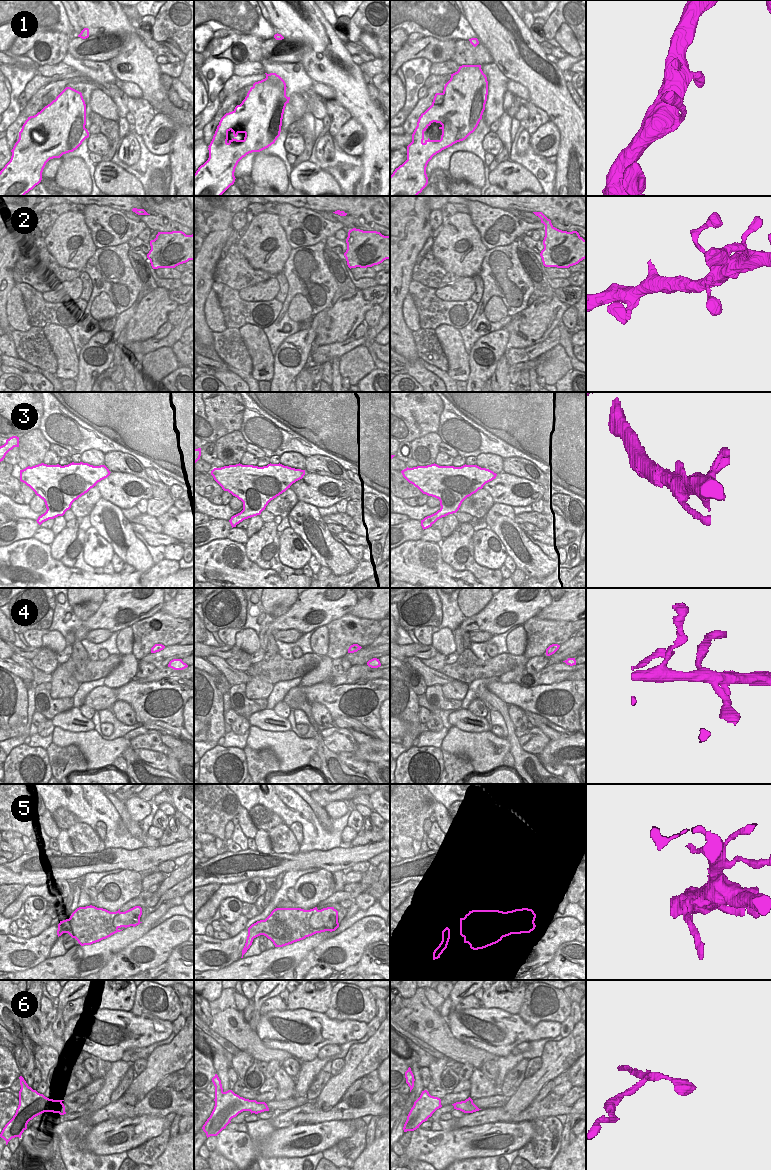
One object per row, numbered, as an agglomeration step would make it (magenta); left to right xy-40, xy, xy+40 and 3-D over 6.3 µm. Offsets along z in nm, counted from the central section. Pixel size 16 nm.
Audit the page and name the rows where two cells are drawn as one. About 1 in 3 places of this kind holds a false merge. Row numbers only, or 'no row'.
3

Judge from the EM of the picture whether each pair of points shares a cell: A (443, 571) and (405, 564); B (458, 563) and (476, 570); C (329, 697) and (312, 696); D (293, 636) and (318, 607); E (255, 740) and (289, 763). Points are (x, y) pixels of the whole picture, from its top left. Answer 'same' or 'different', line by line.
A: same
B: same
C: same
D: different
E: same

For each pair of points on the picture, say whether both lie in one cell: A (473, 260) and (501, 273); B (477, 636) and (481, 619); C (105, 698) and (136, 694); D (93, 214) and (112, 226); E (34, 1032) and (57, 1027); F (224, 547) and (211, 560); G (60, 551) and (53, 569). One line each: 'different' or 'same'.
A: different
B: different
C: different
D: same
E: different
F: same
G: different

